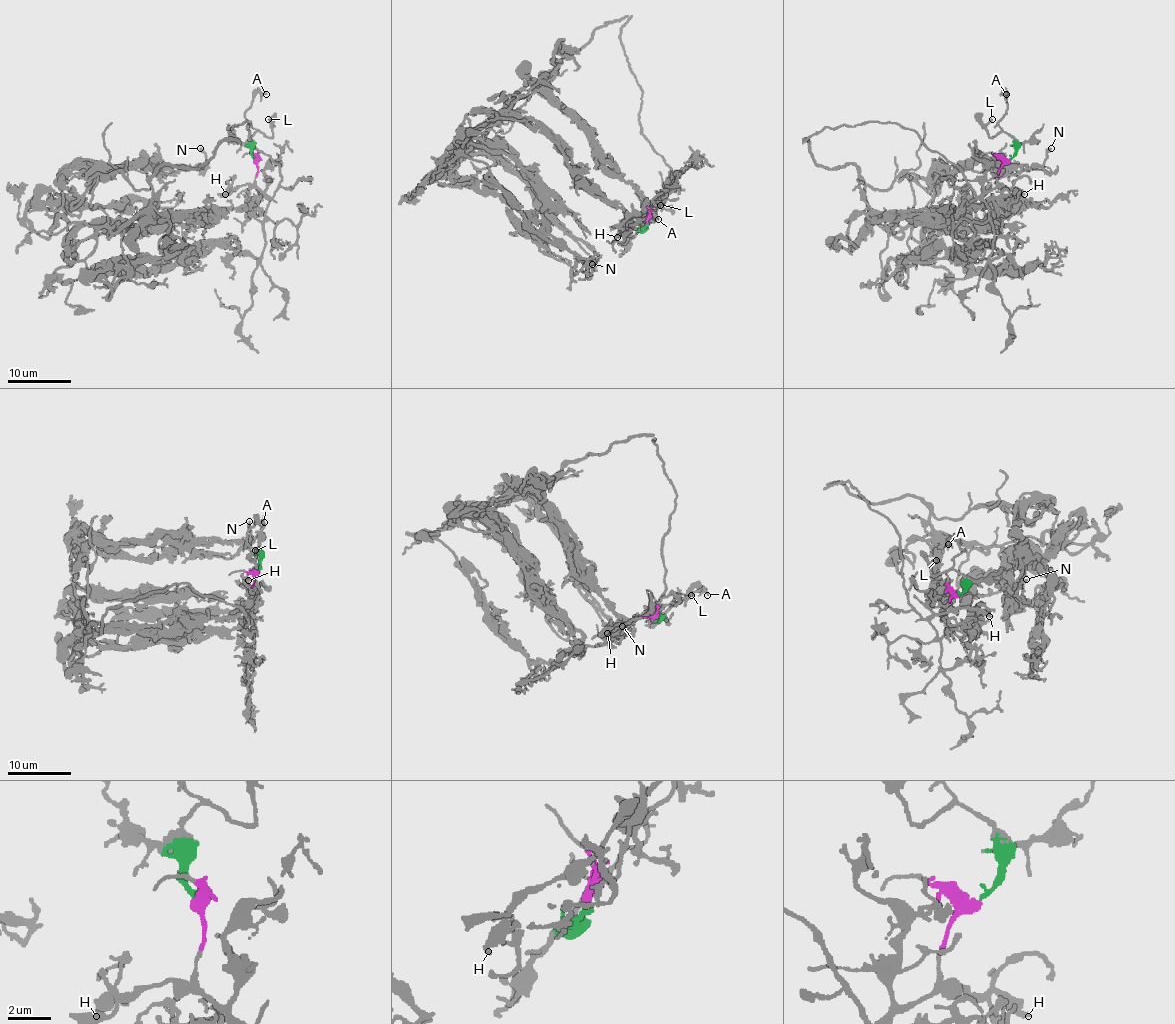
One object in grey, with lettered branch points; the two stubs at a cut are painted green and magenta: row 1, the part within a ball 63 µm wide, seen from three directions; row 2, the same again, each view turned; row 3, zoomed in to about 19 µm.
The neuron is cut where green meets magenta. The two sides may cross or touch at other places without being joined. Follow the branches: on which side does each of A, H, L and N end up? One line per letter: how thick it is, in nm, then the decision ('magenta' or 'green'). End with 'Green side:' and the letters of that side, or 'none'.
A: calibre 150 nm; green
H: calibre 400 nm; magenta
L: calibre 130 nm; green
N: calibre 240 nm; magenta
Green side: A, L

